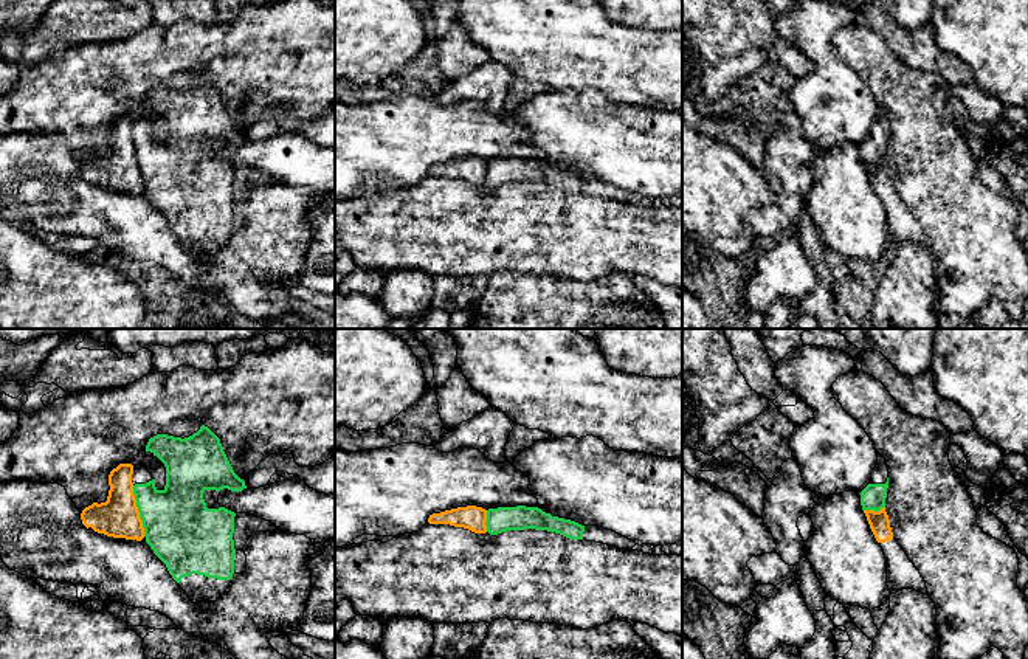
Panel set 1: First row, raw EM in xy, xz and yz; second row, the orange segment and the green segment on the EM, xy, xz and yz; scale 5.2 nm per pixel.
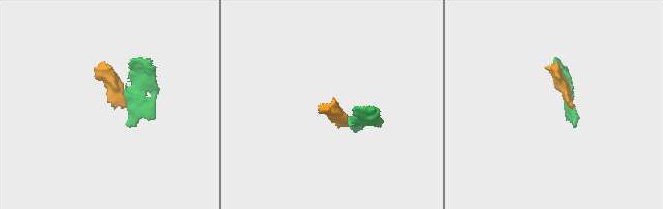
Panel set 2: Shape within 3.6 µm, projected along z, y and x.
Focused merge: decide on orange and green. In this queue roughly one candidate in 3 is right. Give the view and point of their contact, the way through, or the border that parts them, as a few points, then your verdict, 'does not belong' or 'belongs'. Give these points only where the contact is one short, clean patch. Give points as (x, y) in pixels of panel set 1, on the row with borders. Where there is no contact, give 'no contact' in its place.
contact xy (137, 510); border xy (132, 486), (135, 506), (146, 535); does not belong

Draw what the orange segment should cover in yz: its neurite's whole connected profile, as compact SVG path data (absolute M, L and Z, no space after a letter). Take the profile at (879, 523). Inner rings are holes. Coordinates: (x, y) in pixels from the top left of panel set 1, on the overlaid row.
M882 507L879 512L864 510L864 513L876 541L881 544L887 558L887 586L890 594L895 594L901 589L913 589L929 594L919 571L893 538L885 507Z

